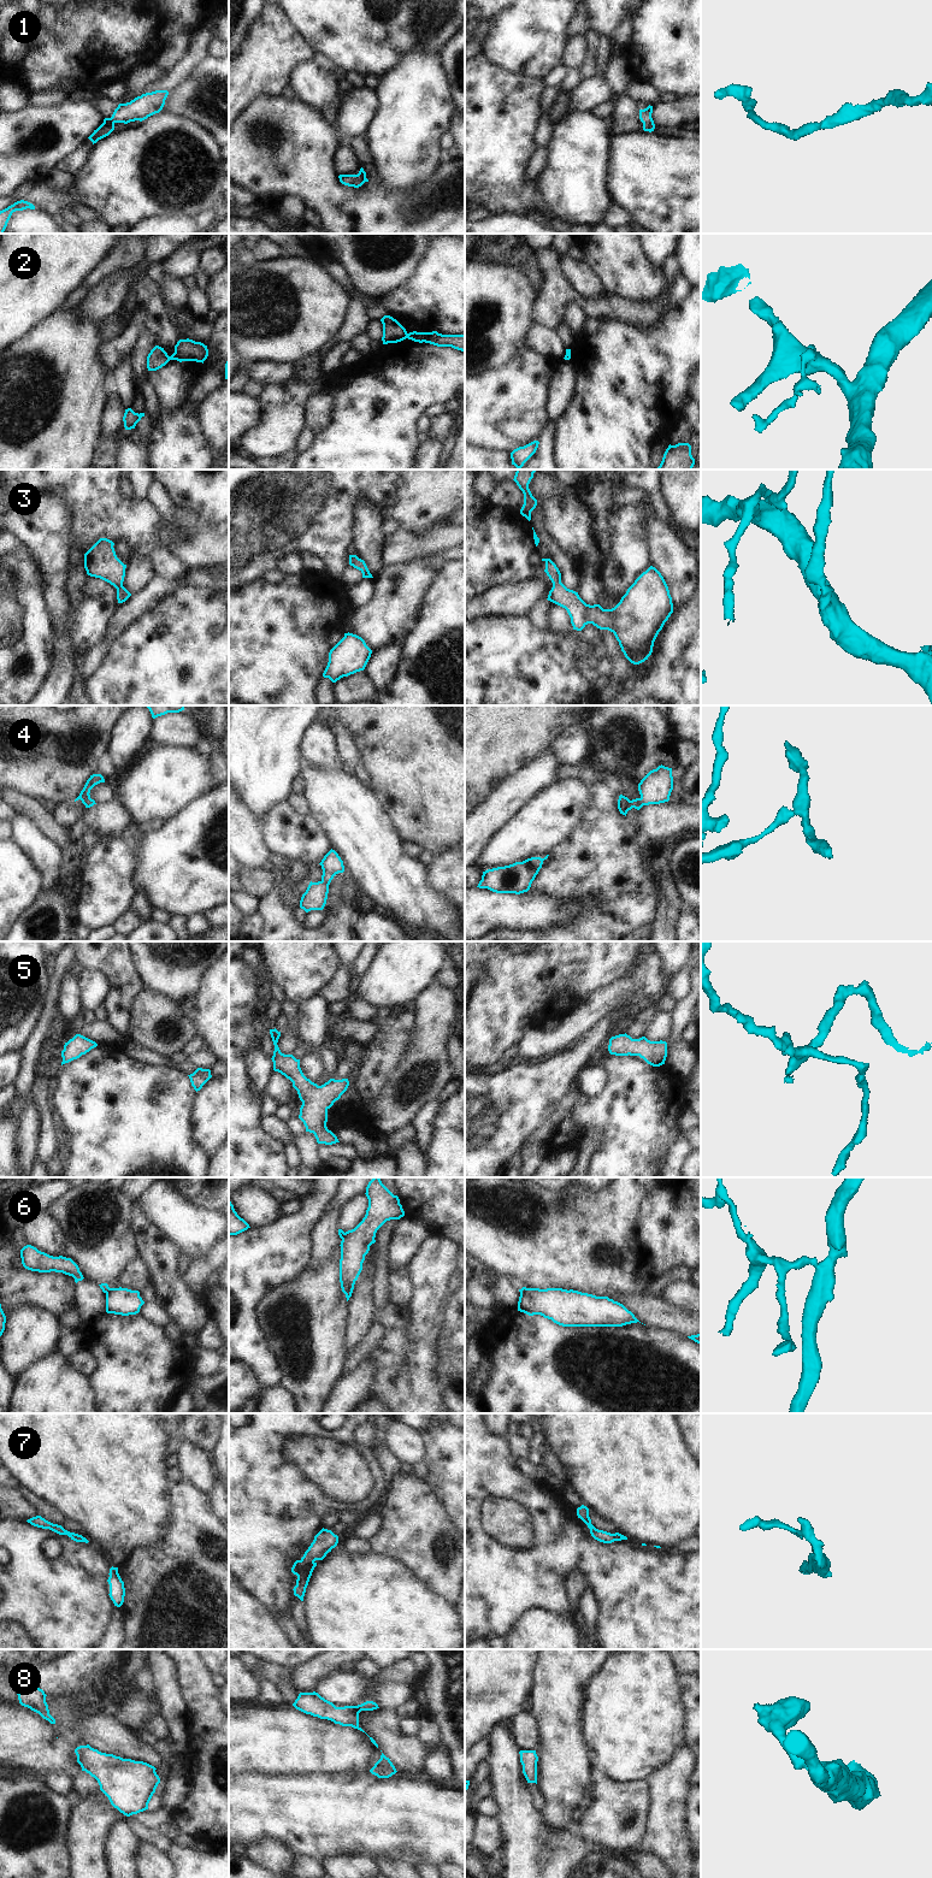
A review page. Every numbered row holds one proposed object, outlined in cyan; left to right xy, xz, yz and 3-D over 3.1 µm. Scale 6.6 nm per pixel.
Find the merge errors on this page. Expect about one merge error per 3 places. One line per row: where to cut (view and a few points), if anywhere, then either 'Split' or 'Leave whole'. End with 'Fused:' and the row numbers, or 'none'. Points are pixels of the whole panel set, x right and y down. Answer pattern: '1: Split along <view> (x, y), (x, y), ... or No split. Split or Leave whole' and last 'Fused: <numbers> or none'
1: No split. Leave whole
2: Split along xz (406, 334), (407, 337). Split
3: No split. Leave whole
4: Split along xz (322, 880), (328, 885). Split
5: No split. Leave whole
6: Split along yz (525, 1287), (520, 1292). Split
7: No split. Leave whole
8: No split. Leave whole
Fused: 2, 4, 6

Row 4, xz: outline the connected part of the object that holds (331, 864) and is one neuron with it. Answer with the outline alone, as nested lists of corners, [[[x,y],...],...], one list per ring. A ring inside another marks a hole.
[[[330,850],[319,863],[323,869],[322,881],[330,885],[334,876],[344,872],[343,861],[335,850]]]

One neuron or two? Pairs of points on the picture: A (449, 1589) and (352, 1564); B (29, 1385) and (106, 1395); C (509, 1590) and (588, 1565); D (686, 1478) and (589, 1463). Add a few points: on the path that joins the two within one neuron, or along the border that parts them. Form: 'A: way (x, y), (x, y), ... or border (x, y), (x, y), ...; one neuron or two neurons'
A: border (406, 1563), (434, 1590), (448, 1600); two neurons
B: border (87, 1377), (94, 1400); two neurons
C: way (531, 1578), (559, 1552), (573, 1552); one neuron
D: way (662, 1478), (643, 1478), (627, 1463), (613, 1463); one neuron

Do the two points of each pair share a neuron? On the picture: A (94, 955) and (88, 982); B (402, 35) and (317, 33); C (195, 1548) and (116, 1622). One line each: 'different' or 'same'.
A: different
B: same
C: different

